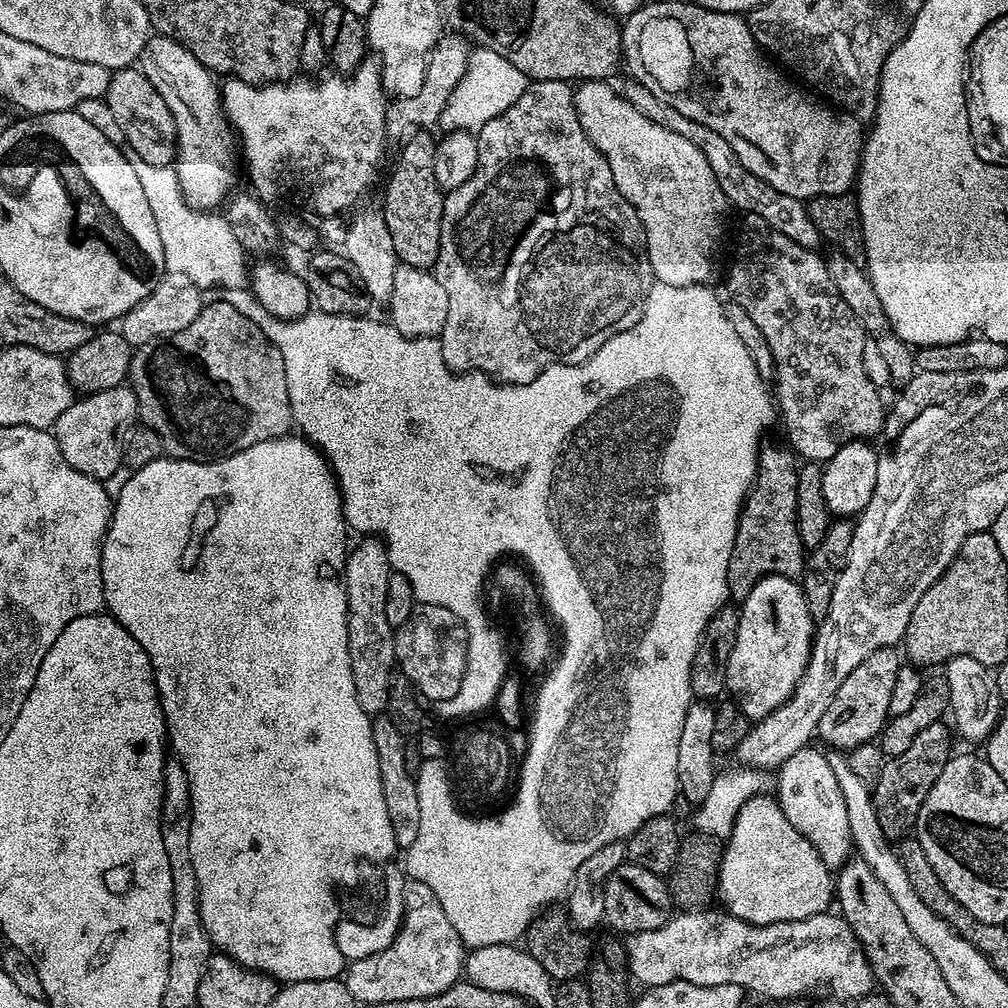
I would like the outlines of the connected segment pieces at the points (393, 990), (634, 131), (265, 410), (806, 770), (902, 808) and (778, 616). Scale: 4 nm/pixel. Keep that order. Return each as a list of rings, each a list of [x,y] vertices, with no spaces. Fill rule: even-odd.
[[[408,878],[404,882],[404,918],[394,942],[390,942],[386,950],[351,961],[343,982],[360,1006],[421,1000],[453,988],[465,971],[465,957],[466,949],[460,941],[458,930],[450,926],[450,918],[446,918],[446,910],[442,910],[438,898],[434,898],[434,890]]]
[[[602,80],[577,83],[572,101],[584,132],[610,162],[610,174],[614,174],[618,190],[628,199],[630,206],[634,206],[642,222],[652,275],[661,285],[669,288],[707,285],[716,268],[720,243],[724,240],[724,215],[730,212],[728,200],[722,194],[722,186],[718,186],[718,178],[714,178],[710,162],[706,162],[702,150],[698,150],[690,138],[682,138],[682,134],[674,134],[674,130],[658,126],[658,122],[646,118],[642,110],[635,108],[627,95],[616,96],[610,85]]]
[[[231,299],[216,300],[213,304],[212,301],[205,303],[198,318],[194,318],[194,322],[190,322],[190,326],[186,326],[186,330],[178,330],[178,334],[173,336],[166,336],[162,340],[151,340],[139,345],[132,354],[132,369],[128,371],[128,380],[136,399],[136,411],[139,419],[142,424],[144,420],[146,427],[152,428],[151,435],[158,441],[161,449],[174,460],[203,460],[205,462],[223,460],[224,457],[246,450],[258,442],[276,440],[279,436],[289,435],[294,428],[292,399],[286,382],[284,352],[278,350],[278,346],[274,342],[270,342],[266,334],[262,334],[262,330],[253,320],[247,320],[244,313],[236,308]]]
[[[814,746],[804,747],[786,759],[778,767],[776,775],[776,799],[783,814],[789,819],[790,824],[815,846],[824,864],[830,870],[838,870],[851,857],[852,835],[842,790],[835,781],[827,755],[814,749]]]
[[[947,723],[926,726],[914,742],[910,742],[910,750],[897,756],[887,757],[882,766],[882,774],[878,774],[872,788],[872,801],[876,804],[878,826],[882,826],[882,834],[890,842],[899,842],[915,829],[918,810],[922,802],[926,802],[926,794],[930,794],[930,786],[938,782],[938,774],[946,766],[950,758],[948,747],[952,740],[948,737]]]
[[[763,576],[739,605],[738,611],[738,634],[732,637],[732,649],[728,651],[724,687],[729,693],[732,691],[731,699],[747,714],[749,721],[755,722],[778,710],[798,686],[811,658],[814,619],[807,608],[801,585],[790,576]]]

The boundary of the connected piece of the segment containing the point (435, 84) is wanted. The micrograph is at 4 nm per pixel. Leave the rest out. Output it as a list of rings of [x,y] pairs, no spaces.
[[[448,32],[441,35],[428,58],[426,81],[423,82],[422,89],[414,96],[397,97],[389,103],[386,114],[386,132],[387,141],[391,145],[392,143],[394,146],[402,145],[414,138],[414,134],[427,131],[439,123],[450,94],[454,92],[454,87],[458,86],[458,82],[466,72],[471,53],[469,41],[459,33]]]

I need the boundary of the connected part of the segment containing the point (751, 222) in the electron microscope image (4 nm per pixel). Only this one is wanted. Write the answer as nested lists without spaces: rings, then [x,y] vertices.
[[[745,215],[743,219],[744,229],[741,230],[740,241],[736,244],[736,257],[733,258],[732,265],[728,268],[728,292],[732,295],[729,296],[731,303],[742,306],[742,310],[746,310],[746,314],[750,314],[750,318],[757,324],[758,330],[762,330],[766,342],[770,346],[774,381],[776,380],[774,400],[778,405],[779,419],[781,421],[784,419],[784,432],[788,435],[789,440],[787,443],[801,461],[827,462],[830,458],[834,458],[834,454],[838,454],[838,450],[850,443],[851,440],[867,441],[872,438],[868,436],[879,437],[884,427],[886,404],[880,401],[881,389],[876,388],[875,384],[870,382],[863,366],[863,346],[866,334],[862,330],[862,326],[858,326],[858,318],[854,318],[854,314],[850,314],[850,306],[846,306],[842,294],[838,294],[838,290],[830,278],[827,259],[823,255],[820,257],[819,251],[798,246],[798,242],[790,242],[790,238],[786,238],[786,234],[778,234],[778,230],[774,230],[774,226],[770,226],[770,222],[765,222],[762,218]]]

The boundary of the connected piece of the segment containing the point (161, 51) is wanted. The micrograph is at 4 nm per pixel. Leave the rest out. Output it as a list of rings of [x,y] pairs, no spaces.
[[[159,34],[153,35],[142,50],[138,67],[150,78],[154,90],[162,94],[162,102],[170,106],[176,127],[174,167],[185,201],[201,210],[219,209],[237,187],[238,137],[224,114],[222,92],[212,81],[213,73],[185,44]]]

